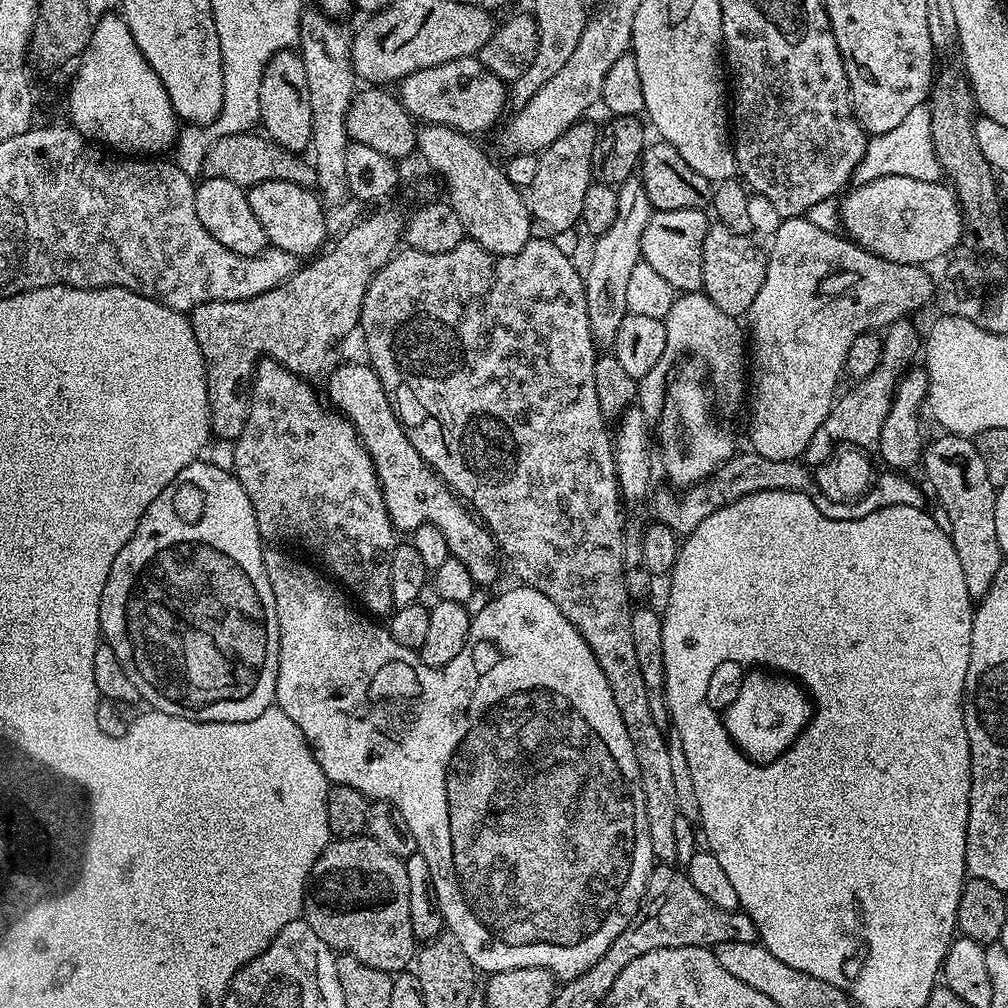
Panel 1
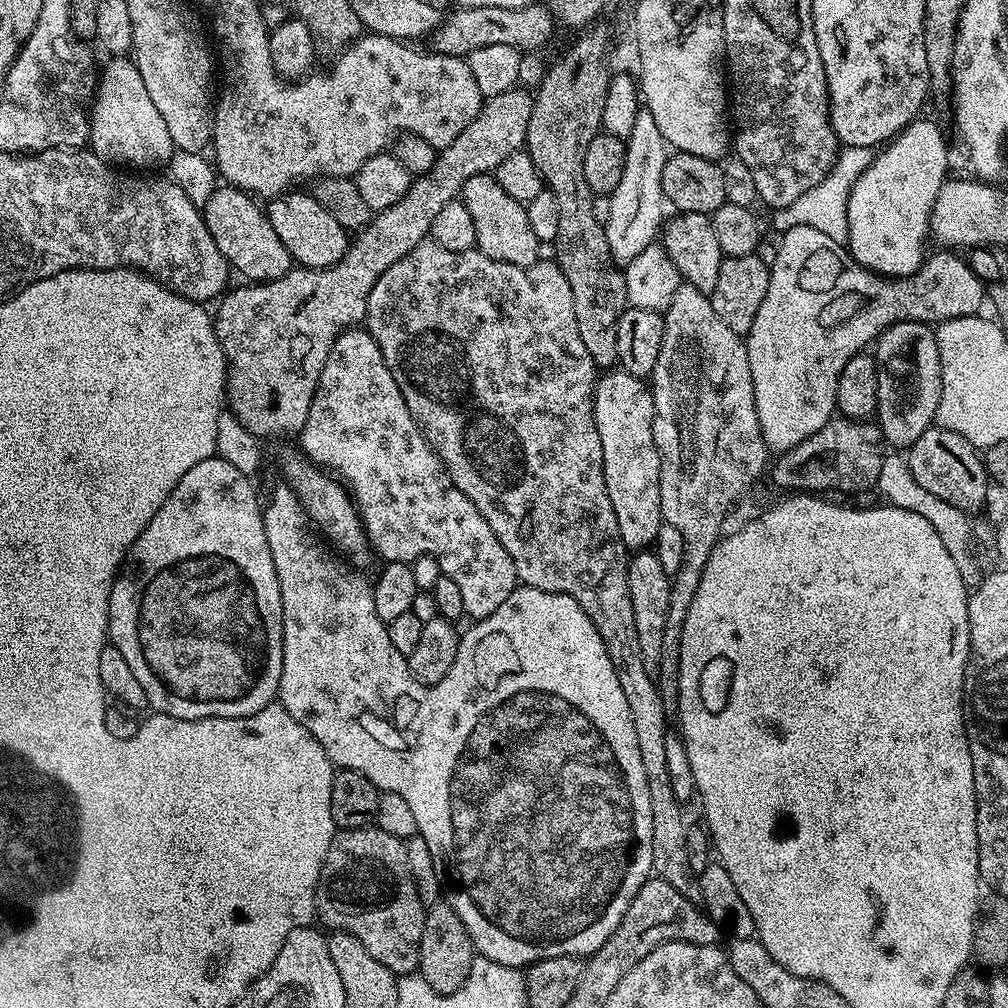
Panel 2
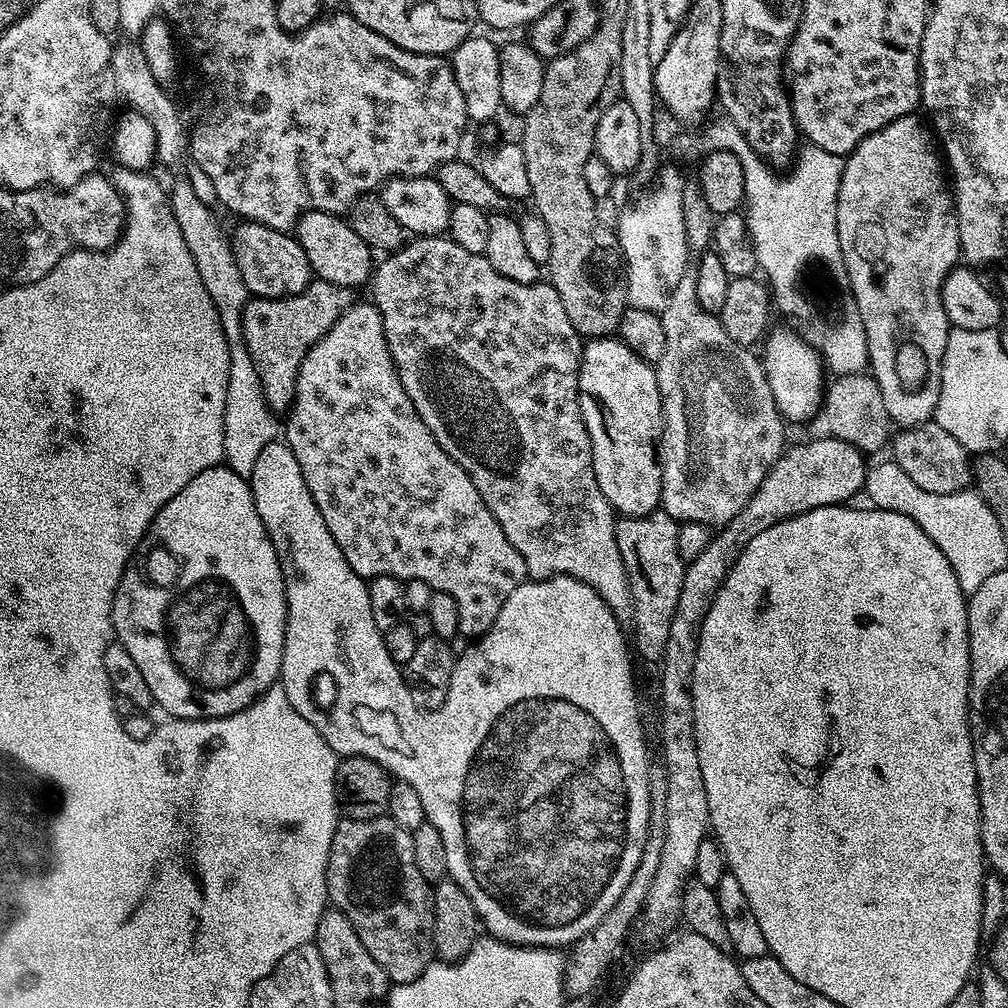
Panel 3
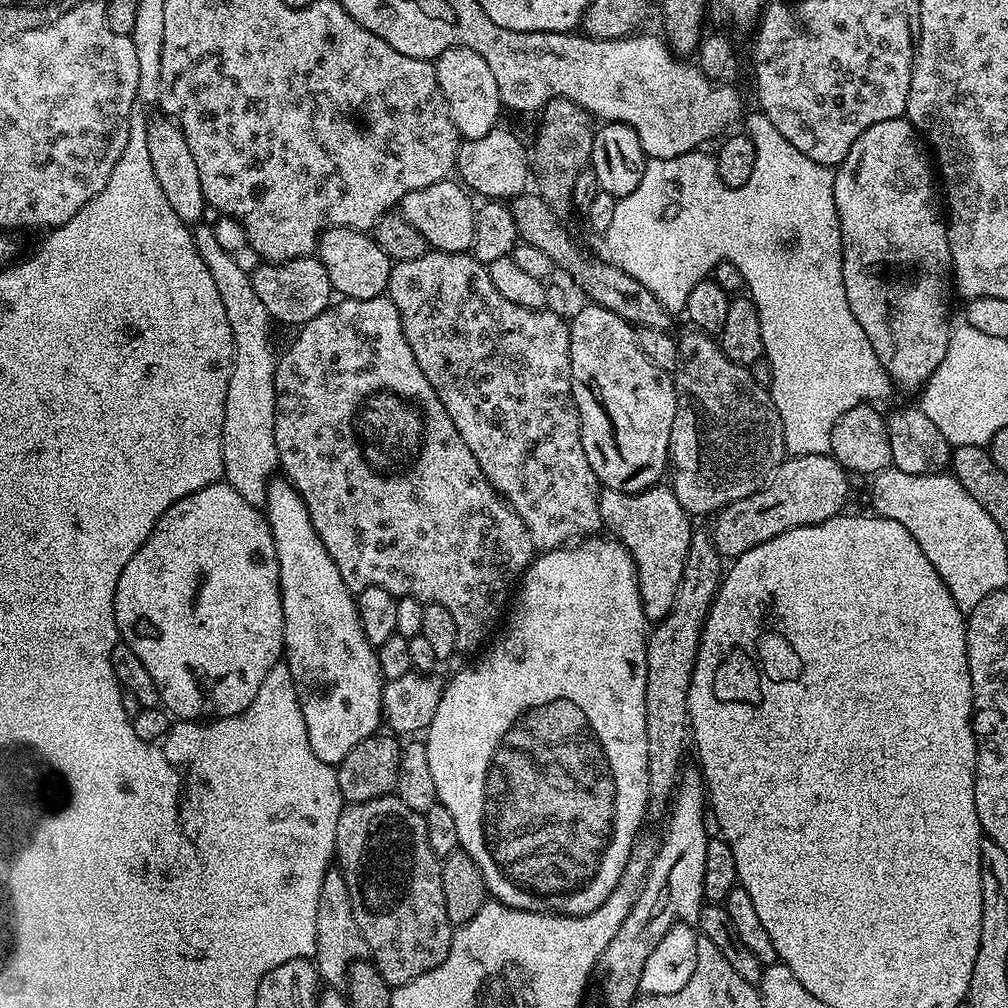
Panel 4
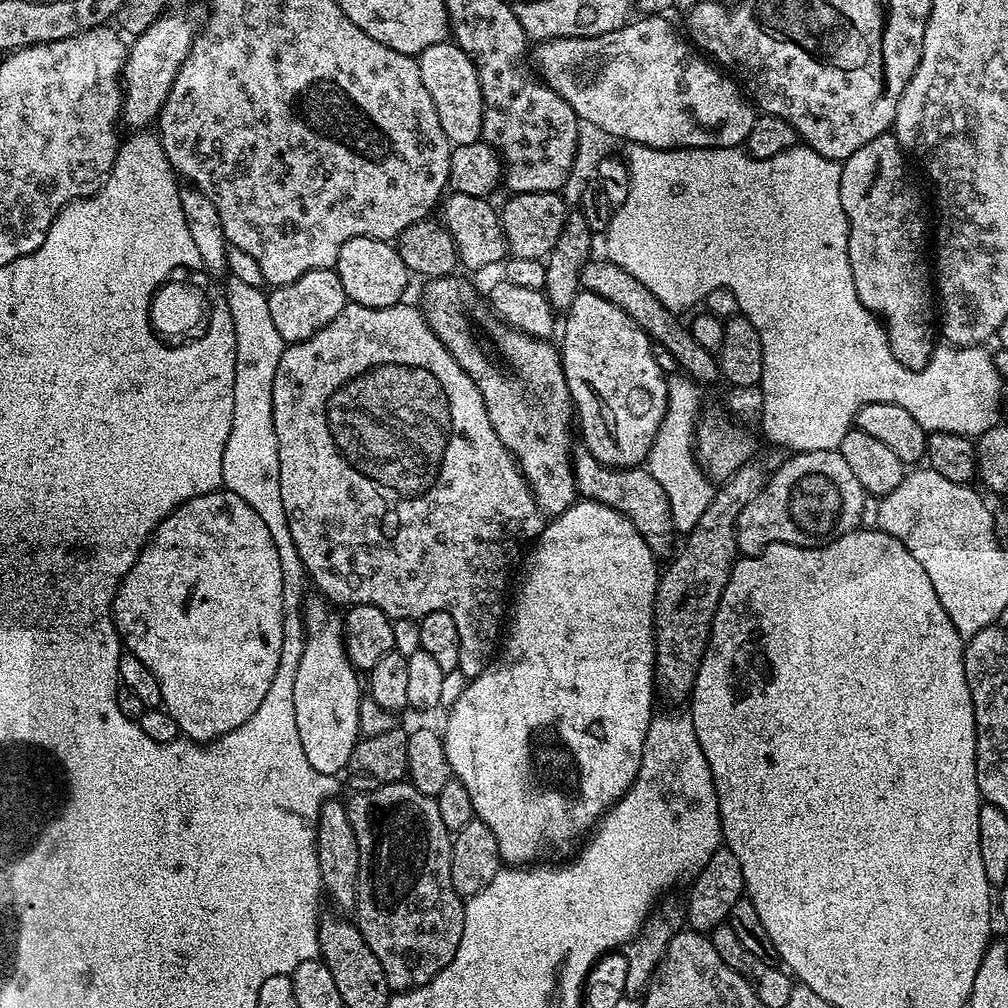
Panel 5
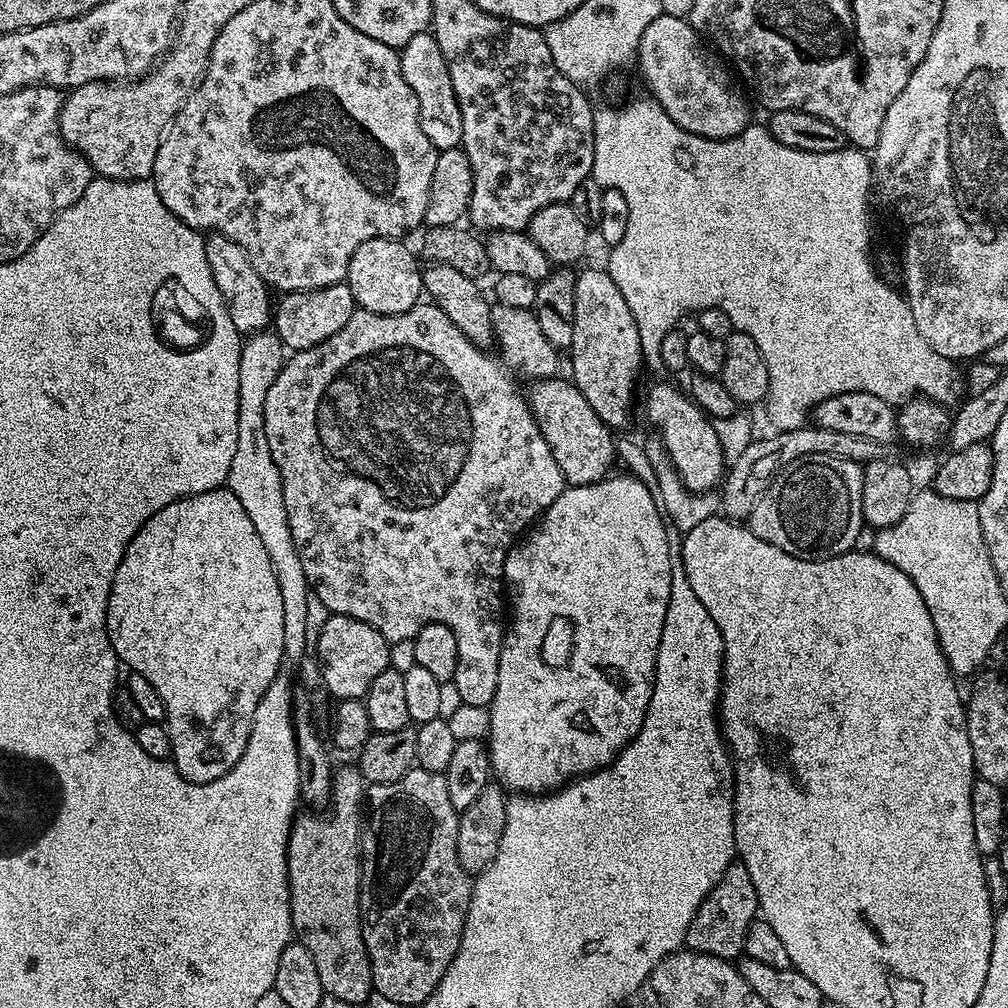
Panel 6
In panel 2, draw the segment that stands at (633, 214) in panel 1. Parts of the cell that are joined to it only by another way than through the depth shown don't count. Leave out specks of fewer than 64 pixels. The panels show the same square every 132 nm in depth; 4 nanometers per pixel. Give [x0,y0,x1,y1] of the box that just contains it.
[603,107,670,266]

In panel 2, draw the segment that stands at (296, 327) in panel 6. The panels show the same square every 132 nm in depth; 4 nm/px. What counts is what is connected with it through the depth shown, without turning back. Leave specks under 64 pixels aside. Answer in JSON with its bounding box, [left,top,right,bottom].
[202,186,294,282]

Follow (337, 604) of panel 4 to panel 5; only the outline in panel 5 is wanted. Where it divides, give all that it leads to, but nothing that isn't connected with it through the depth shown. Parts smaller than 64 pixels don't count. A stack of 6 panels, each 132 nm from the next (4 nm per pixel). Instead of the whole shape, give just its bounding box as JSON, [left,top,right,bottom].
[294,598,362,777]

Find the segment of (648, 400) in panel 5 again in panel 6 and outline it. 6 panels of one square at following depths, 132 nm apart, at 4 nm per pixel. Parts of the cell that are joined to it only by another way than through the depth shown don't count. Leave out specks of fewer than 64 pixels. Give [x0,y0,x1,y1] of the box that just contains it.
[570,267,646,430]

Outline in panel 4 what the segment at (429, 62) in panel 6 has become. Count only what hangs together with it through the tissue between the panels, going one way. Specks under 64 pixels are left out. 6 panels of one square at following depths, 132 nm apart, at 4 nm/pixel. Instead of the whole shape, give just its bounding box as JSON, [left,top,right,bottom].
[435,48,500,140]

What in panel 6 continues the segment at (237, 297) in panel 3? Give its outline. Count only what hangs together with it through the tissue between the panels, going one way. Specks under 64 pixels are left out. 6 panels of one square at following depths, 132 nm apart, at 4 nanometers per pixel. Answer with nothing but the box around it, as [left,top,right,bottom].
[227,330,290,546]

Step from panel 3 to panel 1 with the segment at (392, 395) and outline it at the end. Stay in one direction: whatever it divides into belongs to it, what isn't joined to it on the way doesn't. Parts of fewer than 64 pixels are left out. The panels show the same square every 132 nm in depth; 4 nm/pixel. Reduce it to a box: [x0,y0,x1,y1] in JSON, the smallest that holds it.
[328,362,502,586]

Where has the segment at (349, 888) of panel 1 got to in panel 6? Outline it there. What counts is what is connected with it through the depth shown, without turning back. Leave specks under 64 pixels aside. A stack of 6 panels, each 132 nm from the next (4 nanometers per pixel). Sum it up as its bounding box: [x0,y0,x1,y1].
[360,766,473,1006]

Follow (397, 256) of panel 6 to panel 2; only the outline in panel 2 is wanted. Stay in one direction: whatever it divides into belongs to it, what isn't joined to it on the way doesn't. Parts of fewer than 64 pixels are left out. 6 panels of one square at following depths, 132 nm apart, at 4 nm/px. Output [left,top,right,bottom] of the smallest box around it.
[266,190,350,268]

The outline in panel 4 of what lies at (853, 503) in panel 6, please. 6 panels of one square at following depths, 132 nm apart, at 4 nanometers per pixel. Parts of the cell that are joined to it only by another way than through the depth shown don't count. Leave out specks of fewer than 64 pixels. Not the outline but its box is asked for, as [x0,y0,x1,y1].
[710,454,849,558]

